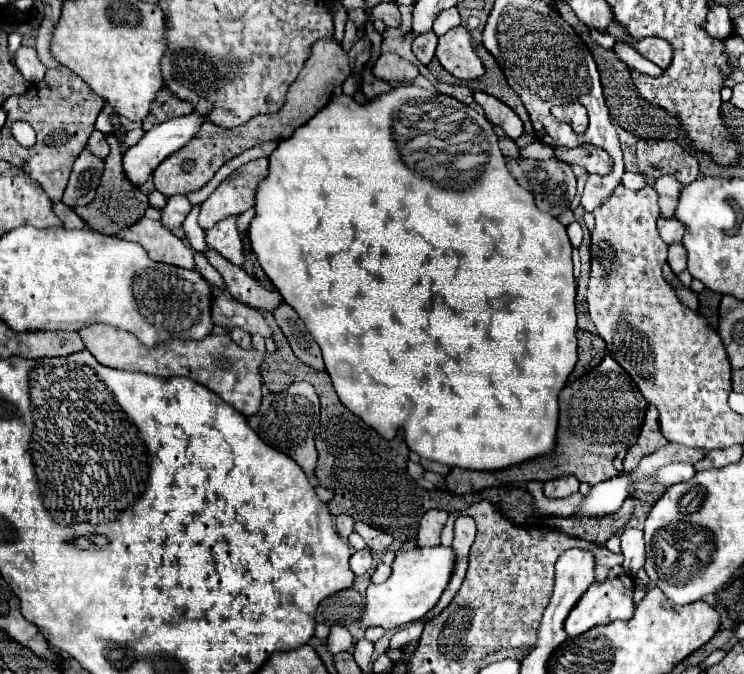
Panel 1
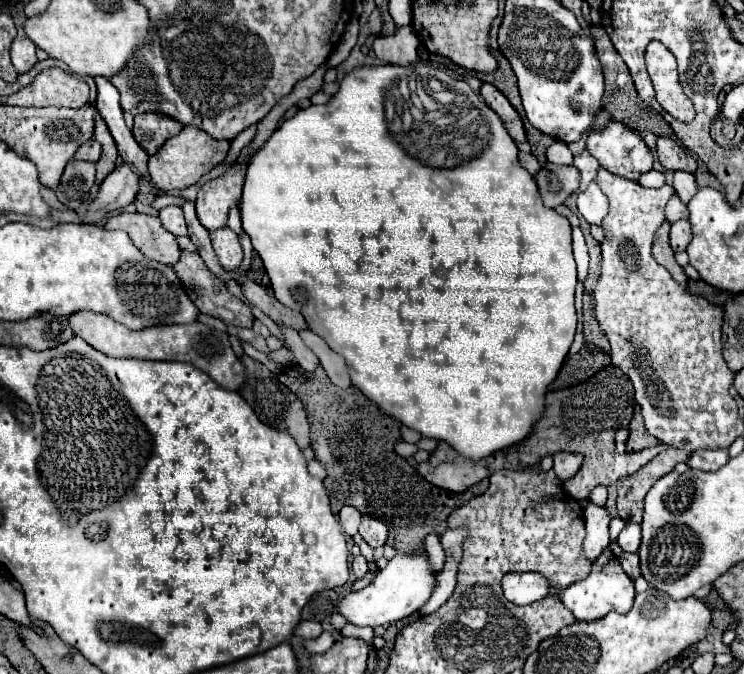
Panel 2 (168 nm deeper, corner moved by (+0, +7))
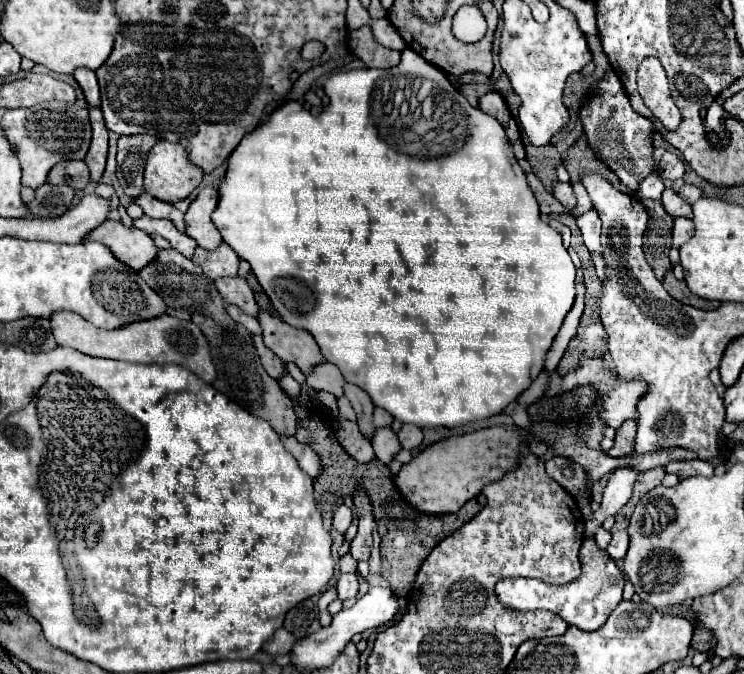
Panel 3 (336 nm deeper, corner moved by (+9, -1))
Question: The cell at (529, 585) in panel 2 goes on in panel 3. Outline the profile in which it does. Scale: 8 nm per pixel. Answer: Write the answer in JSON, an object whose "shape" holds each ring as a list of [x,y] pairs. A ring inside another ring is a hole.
{"shape":[[[593,536],[585,538],[579,554],[581,554],[583,574],[577,580],[565,586],[549,586],[535,578],[505,578],[497,584],[497,598],[511,610],[551,610],[559,614],[567,624],[577,626],[581,630],[601,628],[607,616],[621,602],[625,576],[615,566],[615,560],[597,546]]]}

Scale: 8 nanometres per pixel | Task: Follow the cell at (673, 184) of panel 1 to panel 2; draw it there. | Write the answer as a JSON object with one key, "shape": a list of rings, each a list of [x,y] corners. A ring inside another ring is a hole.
{"shape":[[[676,170],[672,174],[672,188],[676,192],[676,196],[686,204],[698,190],[696,186],[696,180],[694,180],[694,174],[688,174],[688,172],[680,172]]]}

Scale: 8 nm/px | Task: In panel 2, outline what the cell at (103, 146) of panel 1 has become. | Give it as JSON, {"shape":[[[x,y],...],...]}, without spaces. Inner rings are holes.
{"shape":[[[92,138],[92,140],[88,140],[86,144],[82,144],[80,148],[78,148],[78,152],[76,152],[76,156],[74,158],[78,158],[78,160],[90,160],[90,162],[98,162],[98,158],[100,158],[100,144]]]}

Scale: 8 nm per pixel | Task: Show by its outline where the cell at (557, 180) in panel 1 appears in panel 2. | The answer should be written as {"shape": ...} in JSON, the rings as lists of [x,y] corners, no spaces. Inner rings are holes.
{"shape":[[[550,164],[548,170],[540,168],[534,176],[542,202],[546,208],[556,208],[562,204],[580,184],[580,172],[576,166],[558,166]]]}

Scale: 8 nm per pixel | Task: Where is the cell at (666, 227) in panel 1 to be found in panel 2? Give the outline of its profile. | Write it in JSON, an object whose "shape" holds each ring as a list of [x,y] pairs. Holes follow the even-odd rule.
{"shape":[[[672,196],[672,200],[666,204],[666,220],[672,224],[672,222],[678,222],[678,220],[684,220],[688,218],[688,208],[686,204],[682,204],[678,200],[678,196]]]}

